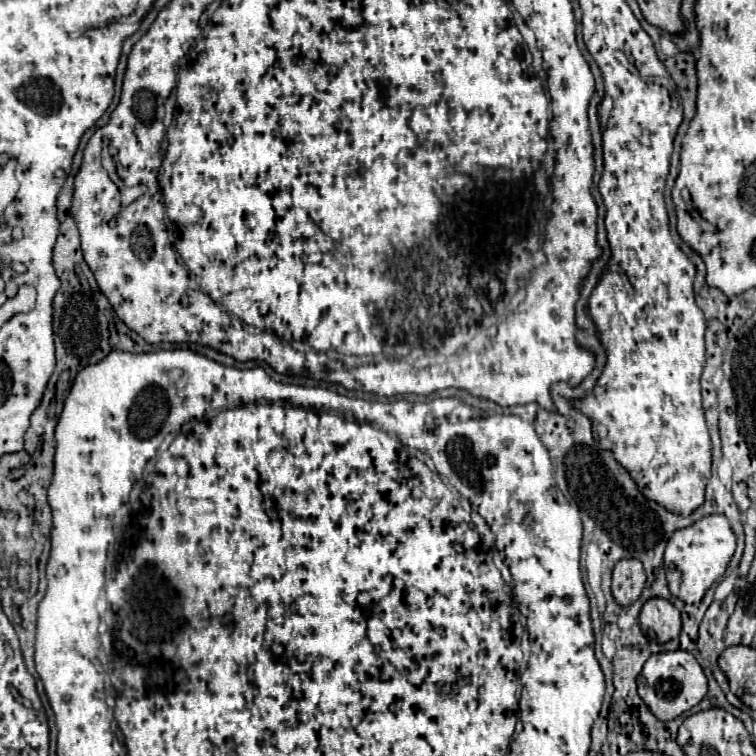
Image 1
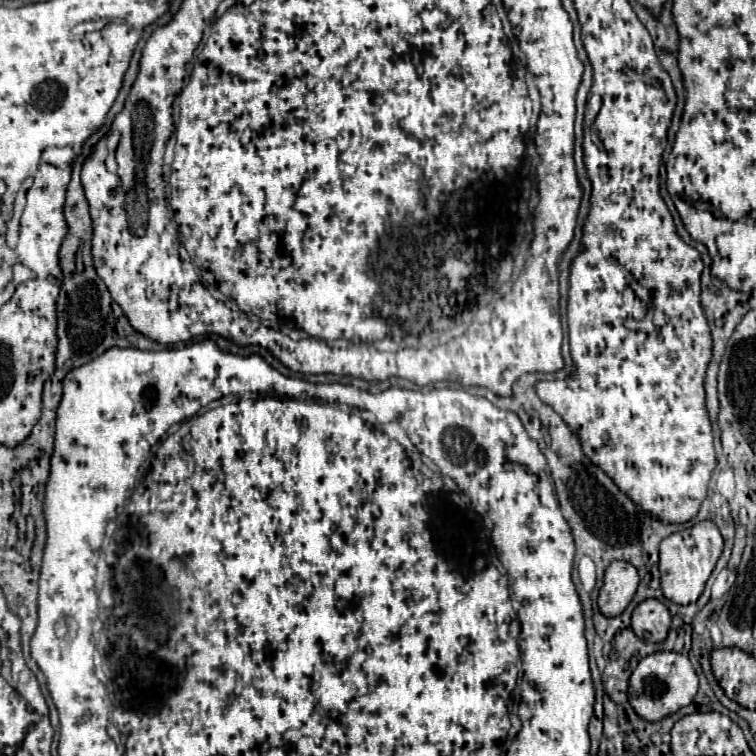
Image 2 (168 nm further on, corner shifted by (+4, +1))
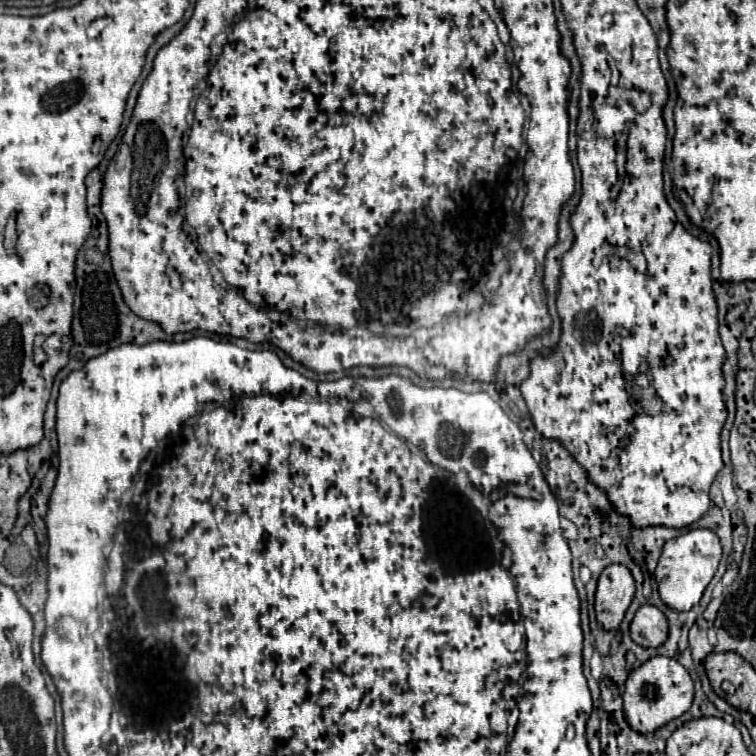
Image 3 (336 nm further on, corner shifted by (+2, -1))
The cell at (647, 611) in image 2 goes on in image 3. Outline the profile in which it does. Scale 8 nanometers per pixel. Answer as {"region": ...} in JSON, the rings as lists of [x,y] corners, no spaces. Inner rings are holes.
{"region":[[[644,605],[636,611],[630,623],[632,641],[642,647],[660,647],[668,637],[668,621],[654,605]]]}

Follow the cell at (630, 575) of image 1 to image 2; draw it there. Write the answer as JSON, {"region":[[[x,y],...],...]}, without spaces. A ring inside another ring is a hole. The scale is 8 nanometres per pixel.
{"region":[[[612,561],[604,575],[604,585],[600,589],[598,605],[606,617],[620,615],[632,601],[638,587],[638,571],[628,561]]]}

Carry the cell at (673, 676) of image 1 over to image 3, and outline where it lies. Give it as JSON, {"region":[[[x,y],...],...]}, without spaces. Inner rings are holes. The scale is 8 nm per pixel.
{"region":[[[652,657],[634,669],[626,679],[624,719],[636,733],[654,733],[658,727],[686,713],[694,699],[694,683],[688,671],[672,657]]]}

